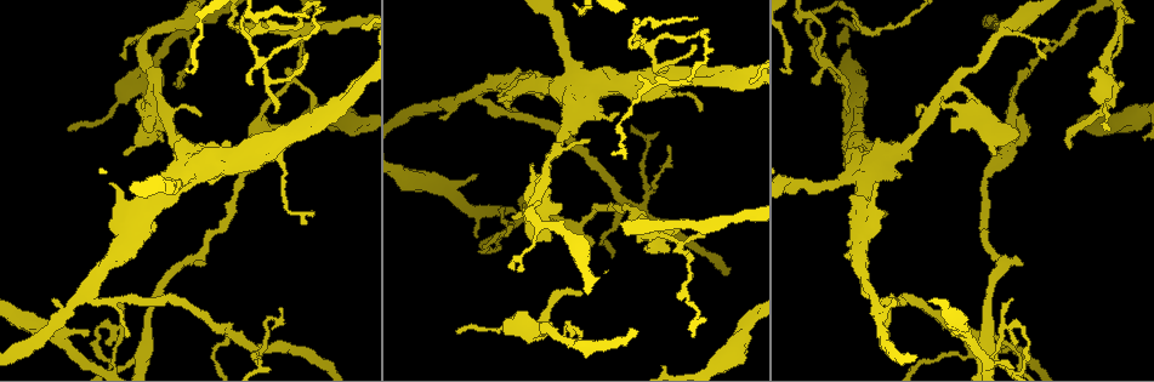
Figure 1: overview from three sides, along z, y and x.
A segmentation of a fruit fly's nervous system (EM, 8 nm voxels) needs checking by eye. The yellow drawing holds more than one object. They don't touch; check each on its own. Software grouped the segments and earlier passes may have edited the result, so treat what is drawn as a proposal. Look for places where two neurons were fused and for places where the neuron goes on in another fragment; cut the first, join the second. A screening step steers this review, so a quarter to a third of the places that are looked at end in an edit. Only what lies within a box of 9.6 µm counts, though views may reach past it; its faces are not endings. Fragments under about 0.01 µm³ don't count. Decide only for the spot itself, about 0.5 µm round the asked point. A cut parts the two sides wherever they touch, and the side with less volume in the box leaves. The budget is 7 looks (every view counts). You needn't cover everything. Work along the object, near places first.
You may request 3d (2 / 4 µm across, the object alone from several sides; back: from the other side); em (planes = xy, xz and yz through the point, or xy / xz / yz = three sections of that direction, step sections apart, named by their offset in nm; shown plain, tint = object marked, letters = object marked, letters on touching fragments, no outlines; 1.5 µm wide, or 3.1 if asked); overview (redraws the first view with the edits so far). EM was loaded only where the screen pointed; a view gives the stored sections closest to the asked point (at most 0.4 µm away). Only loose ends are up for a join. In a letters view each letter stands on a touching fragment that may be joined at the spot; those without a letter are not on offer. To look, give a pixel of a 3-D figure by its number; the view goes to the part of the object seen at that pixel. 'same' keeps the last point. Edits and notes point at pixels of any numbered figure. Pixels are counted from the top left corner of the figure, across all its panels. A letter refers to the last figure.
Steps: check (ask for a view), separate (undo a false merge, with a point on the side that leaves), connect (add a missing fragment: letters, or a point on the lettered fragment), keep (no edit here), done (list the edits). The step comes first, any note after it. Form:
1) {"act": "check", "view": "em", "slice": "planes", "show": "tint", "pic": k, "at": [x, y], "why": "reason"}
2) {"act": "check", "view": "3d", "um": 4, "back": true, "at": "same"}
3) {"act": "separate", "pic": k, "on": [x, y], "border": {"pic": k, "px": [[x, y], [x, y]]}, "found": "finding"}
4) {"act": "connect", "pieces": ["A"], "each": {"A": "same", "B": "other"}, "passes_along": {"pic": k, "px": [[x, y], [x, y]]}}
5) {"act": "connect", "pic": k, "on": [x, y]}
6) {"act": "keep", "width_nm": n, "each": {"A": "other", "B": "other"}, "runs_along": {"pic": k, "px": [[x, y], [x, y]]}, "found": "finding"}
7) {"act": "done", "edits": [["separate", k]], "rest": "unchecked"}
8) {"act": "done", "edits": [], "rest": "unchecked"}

{"act": "check", "view": "em", "slice": "planes", "show": "plain", "pic": 1, "at": [104, 341], "why": "free end"}

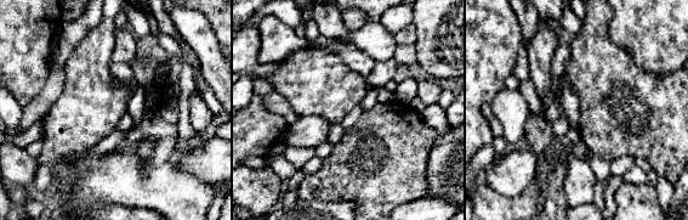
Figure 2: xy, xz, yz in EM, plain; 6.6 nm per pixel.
{"act": "check", "view": "em", "slice": "planes", "show": "letters", "at": "same", "why": "what lies round it"}

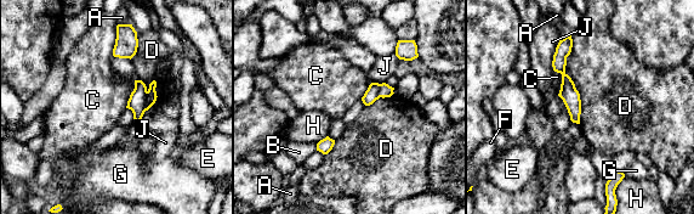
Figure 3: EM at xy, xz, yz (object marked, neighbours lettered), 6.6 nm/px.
{"act": "separate", "pic": 3, "on": [152, 96], "each": {"A": "other", "B": "other", "C": "other", "D": "other", "E": "other", "F": "other", "G": "other", "H": "other", "J": "other"}, "border": {"pic": 3, "px": [[146, 91], [148, 108]]}, "found": "two neurons meet here"}

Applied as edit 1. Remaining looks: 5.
{"act": "check", "view": "3d", "um": 4, "pic": 1, "at": [996, 153], "why": "free end"}

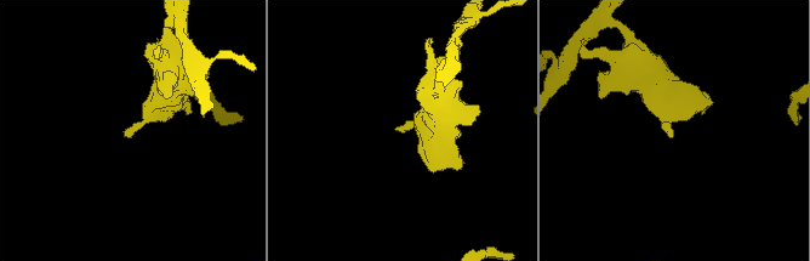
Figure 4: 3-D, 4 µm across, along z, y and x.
{"act": "check", "view": "em", "slice": "yz", "step": 8, "show": "letters", "pic": 4, "at": [128, 135]}

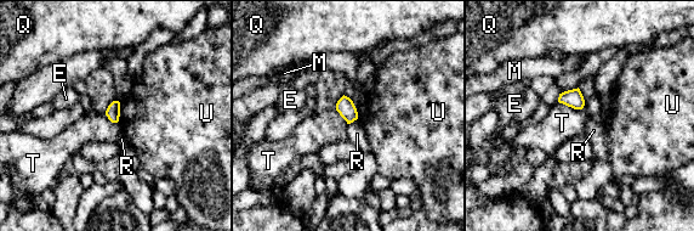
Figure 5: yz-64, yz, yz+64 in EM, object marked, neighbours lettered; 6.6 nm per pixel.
{"act": "check", "view": "em", "slice": "planes", "show": "letters", "at": "same"}

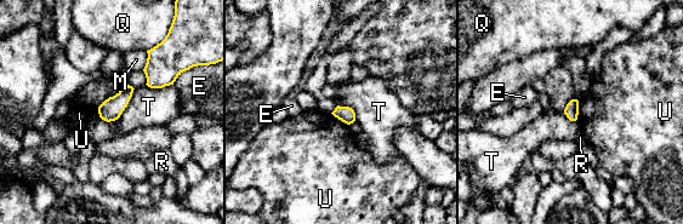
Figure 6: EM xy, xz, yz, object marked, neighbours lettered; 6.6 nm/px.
{"act": "keep", "each": {"E": "other", "M": "other", "Q": "other", "R": "other", "T": "other", "U": "other"}, "border": {"pic": 6, "px": [[579, 101], [579, 114], [575, 120]]}, "found": "no lettered fragment goes on from it"}

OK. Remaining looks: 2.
{"act": "check", "view": "em", "slice": "yz", "step": 4, "show": "letters", "pic": 1, "at": [545, 179], "why": "side arm on a straight run"}

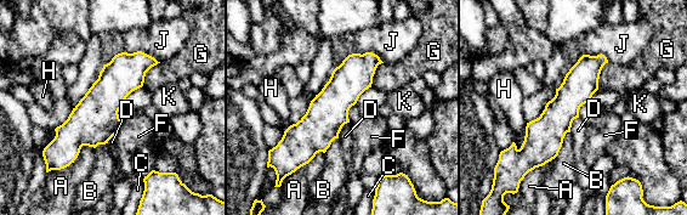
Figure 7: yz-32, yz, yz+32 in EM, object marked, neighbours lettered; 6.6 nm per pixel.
{"act": "check", "view": "em", "slice": "planes", "show": "letters", "at": "same"}

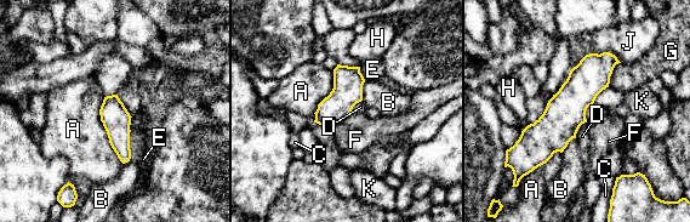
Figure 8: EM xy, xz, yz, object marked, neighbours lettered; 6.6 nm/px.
{"act": "keep", "width_nm": 180, "each": {"A": "other", "B": "other", "C": "other", "D": "other", "E": "other", "F": "other", "G": "other", "H": "other", "J": "other", "K": "other"}, "runs_along": {"pic": 8, "px": [[611, 57], [542, 141], [542, 158]]}, "found": "one neuron here"}

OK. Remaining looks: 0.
{"act": "done", "edits": [["separate", 3]], "rest": "unchecked"}

